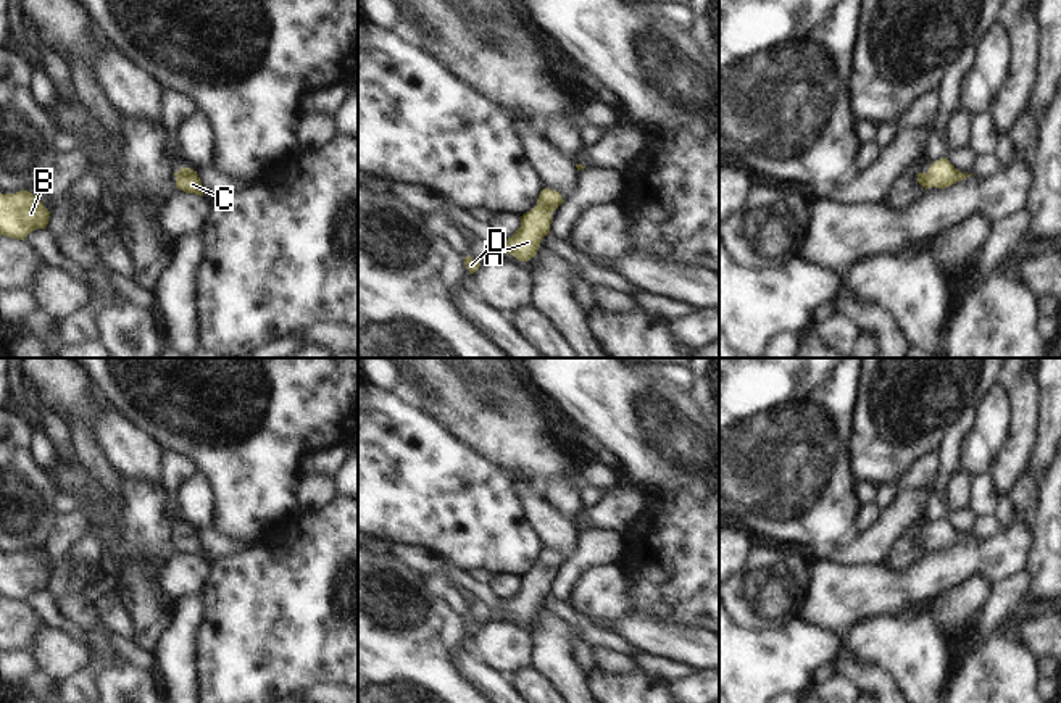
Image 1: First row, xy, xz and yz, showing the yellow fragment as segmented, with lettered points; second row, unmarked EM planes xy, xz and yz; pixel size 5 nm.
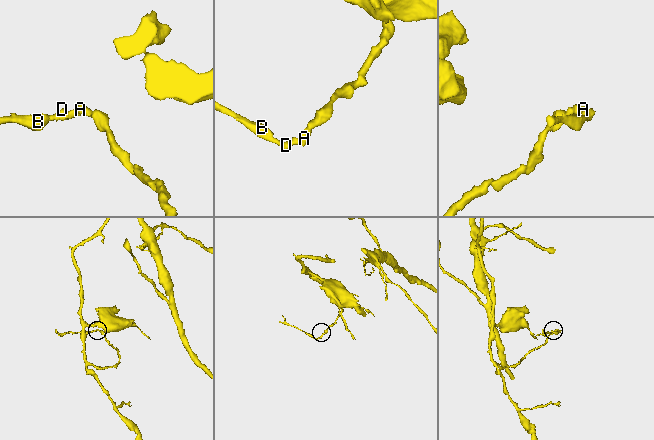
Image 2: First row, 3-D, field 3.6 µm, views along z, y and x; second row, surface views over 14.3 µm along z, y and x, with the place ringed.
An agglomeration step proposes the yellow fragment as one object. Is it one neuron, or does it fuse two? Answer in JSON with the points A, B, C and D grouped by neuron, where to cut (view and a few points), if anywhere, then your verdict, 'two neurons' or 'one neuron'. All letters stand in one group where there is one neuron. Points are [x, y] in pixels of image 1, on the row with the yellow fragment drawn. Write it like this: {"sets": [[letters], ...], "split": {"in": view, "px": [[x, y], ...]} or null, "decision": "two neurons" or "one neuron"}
{"sets": [["A", "B", "C", "D"]], "split": null, "decision": "one neuron"}

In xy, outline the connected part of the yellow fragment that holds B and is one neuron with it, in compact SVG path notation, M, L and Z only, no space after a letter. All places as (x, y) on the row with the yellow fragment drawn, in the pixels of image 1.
M27 190L0 193L0 235L24 240L32 231L45 229L50 211Z

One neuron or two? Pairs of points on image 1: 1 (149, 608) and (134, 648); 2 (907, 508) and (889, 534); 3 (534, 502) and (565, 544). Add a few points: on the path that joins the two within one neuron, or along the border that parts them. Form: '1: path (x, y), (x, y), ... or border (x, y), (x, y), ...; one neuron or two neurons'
1: border (133, 640), (150, 650); two neurons
2: path (902, 515), (889, 528); one neuron
3: path (536, 511), (558, 534); one neuron

